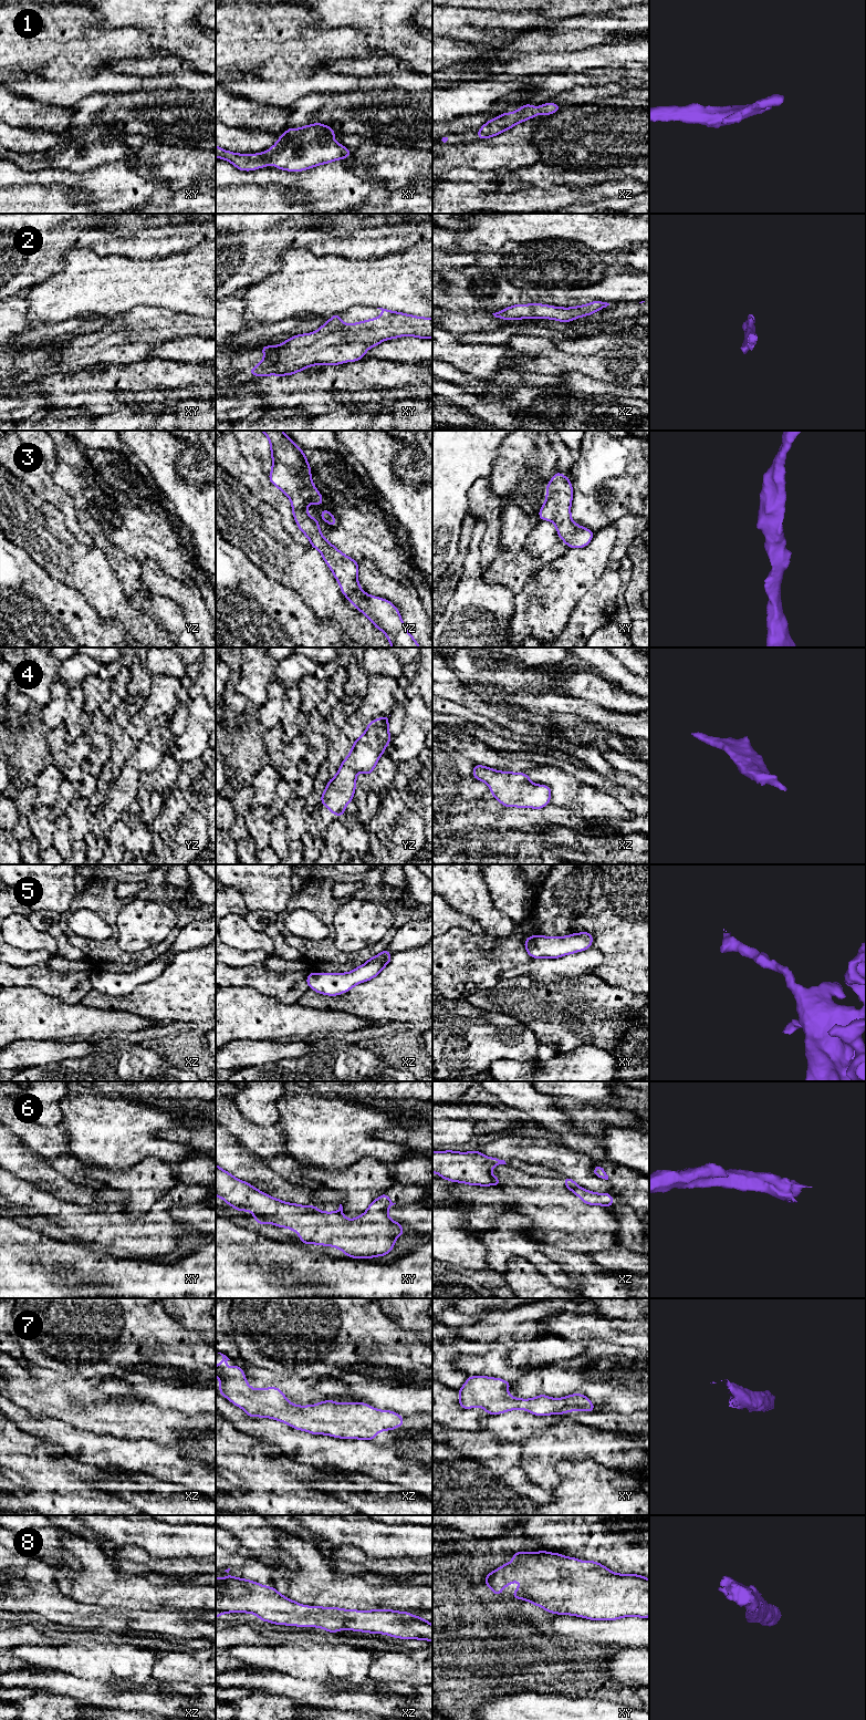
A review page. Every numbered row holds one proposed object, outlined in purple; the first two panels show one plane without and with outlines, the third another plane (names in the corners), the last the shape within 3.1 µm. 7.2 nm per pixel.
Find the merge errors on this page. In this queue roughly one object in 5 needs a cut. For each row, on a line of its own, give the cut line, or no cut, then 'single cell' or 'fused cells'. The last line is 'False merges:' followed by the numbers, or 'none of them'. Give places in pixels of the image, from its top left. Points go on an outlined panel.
1: no cut | single cell
2: no cut | single cell
3: no cut | single cell
4: no cut | single cell
5: no cut | single cell
6: no cut | single cell
7: no cut | single cell
8: no cut | single cell
False merges: none of them

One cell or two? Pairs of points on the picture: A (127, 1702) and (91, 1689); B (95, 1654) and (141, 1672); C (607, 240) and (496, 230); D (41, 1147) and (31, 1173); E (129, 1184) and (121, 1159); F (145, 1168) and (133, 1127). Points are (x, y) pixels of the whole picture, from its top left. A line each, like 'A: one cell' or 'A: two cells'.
A: one cell
B: one cell
C: one cell
D: two cells
E: two cells
F: two cells

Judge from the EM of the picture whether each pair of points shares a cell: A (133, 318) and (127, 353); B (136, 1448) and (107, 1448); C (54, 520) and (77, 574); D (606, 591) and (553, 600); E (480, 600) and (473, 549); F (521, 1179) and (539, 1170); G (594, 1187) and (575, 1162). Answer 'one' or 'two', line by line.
A: one
B: one
C: one
D: two
E: one
F: two
G: one

